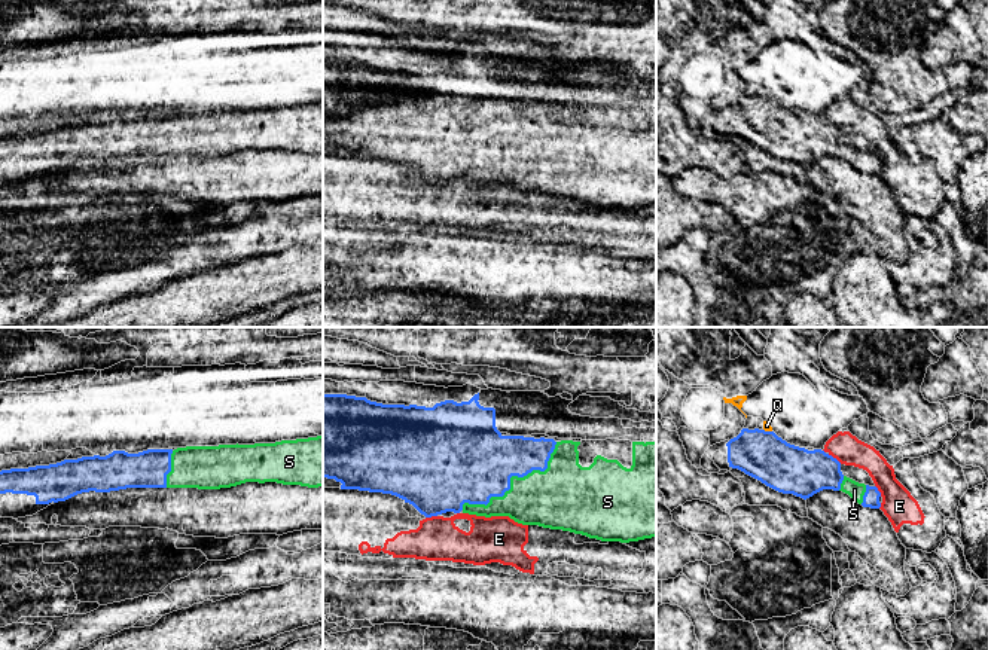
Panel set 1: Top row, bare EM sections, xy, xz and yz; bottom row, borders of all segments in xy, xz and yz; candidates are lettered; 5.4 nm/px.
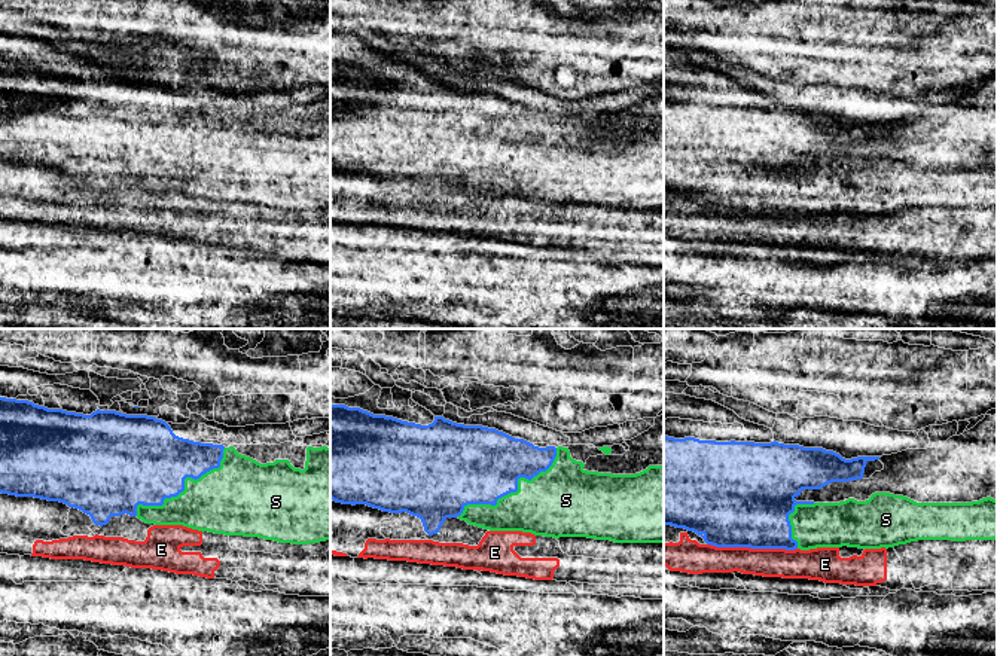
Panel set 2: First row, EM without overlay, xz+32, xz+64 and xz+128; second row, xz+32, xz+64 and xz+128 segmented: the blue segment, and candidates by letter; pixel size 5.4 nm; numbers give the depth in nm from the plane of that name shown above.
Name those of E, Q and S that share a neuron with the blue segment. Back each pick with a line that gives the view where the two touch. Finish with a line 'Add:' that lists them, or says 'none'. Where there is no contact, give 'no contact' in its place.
S: xz
Add: S

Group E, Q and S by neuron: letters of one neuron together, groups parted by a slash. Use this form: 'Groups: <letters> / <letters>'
Groups: E / Q / S

